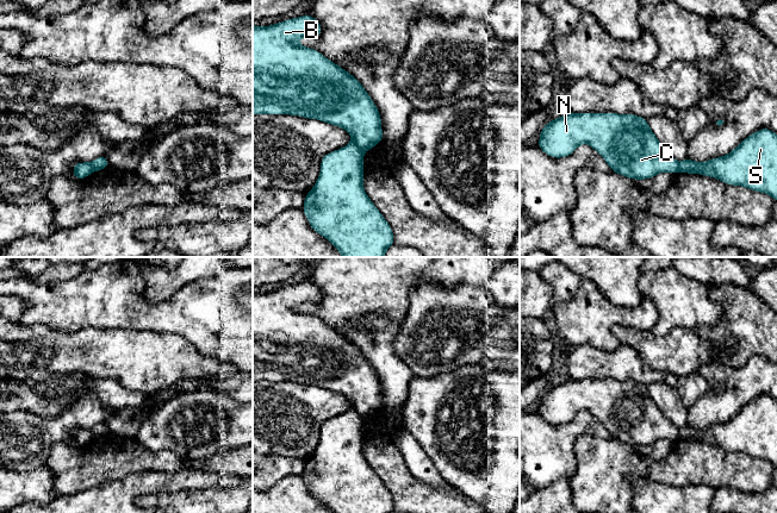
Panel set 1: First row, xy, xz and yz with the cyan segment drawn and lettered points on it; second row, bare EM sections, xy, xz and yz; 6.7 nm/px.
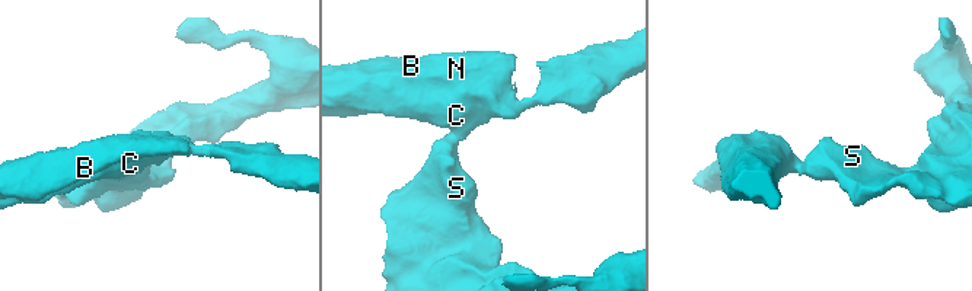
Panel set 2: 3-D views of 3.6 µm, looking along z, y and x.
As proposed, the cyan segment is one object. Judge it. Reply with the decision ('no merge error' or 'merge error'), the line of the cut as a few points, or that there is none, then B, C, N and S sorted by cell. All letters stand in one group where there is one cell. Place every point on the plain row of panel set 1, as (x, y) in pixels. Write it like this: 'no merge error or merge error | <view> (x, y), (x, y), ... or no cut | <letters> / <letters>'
merge error | xz (352, 407), (362, 418) | B C N / S

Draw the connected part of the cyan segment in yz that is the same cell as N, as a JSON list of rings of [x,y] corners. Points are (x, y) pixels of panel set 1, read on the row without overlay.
[[[572,380],[558,383],[540,398],[537,414],[547,423],[564,425],[572,421],[580,411],[589,411],[616,440],[632,446],[648,446],[659,439],[675,440],[678,430],[663,413],[648,393],[646,384],[628,380]]]

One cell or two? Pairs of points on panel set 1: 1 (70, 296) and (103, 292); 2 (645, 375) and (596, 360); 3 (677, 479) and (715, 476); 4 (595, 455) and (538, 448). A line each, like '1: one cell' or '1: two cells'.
1: one cell
2: one cell
3: one cell
4: two cells

